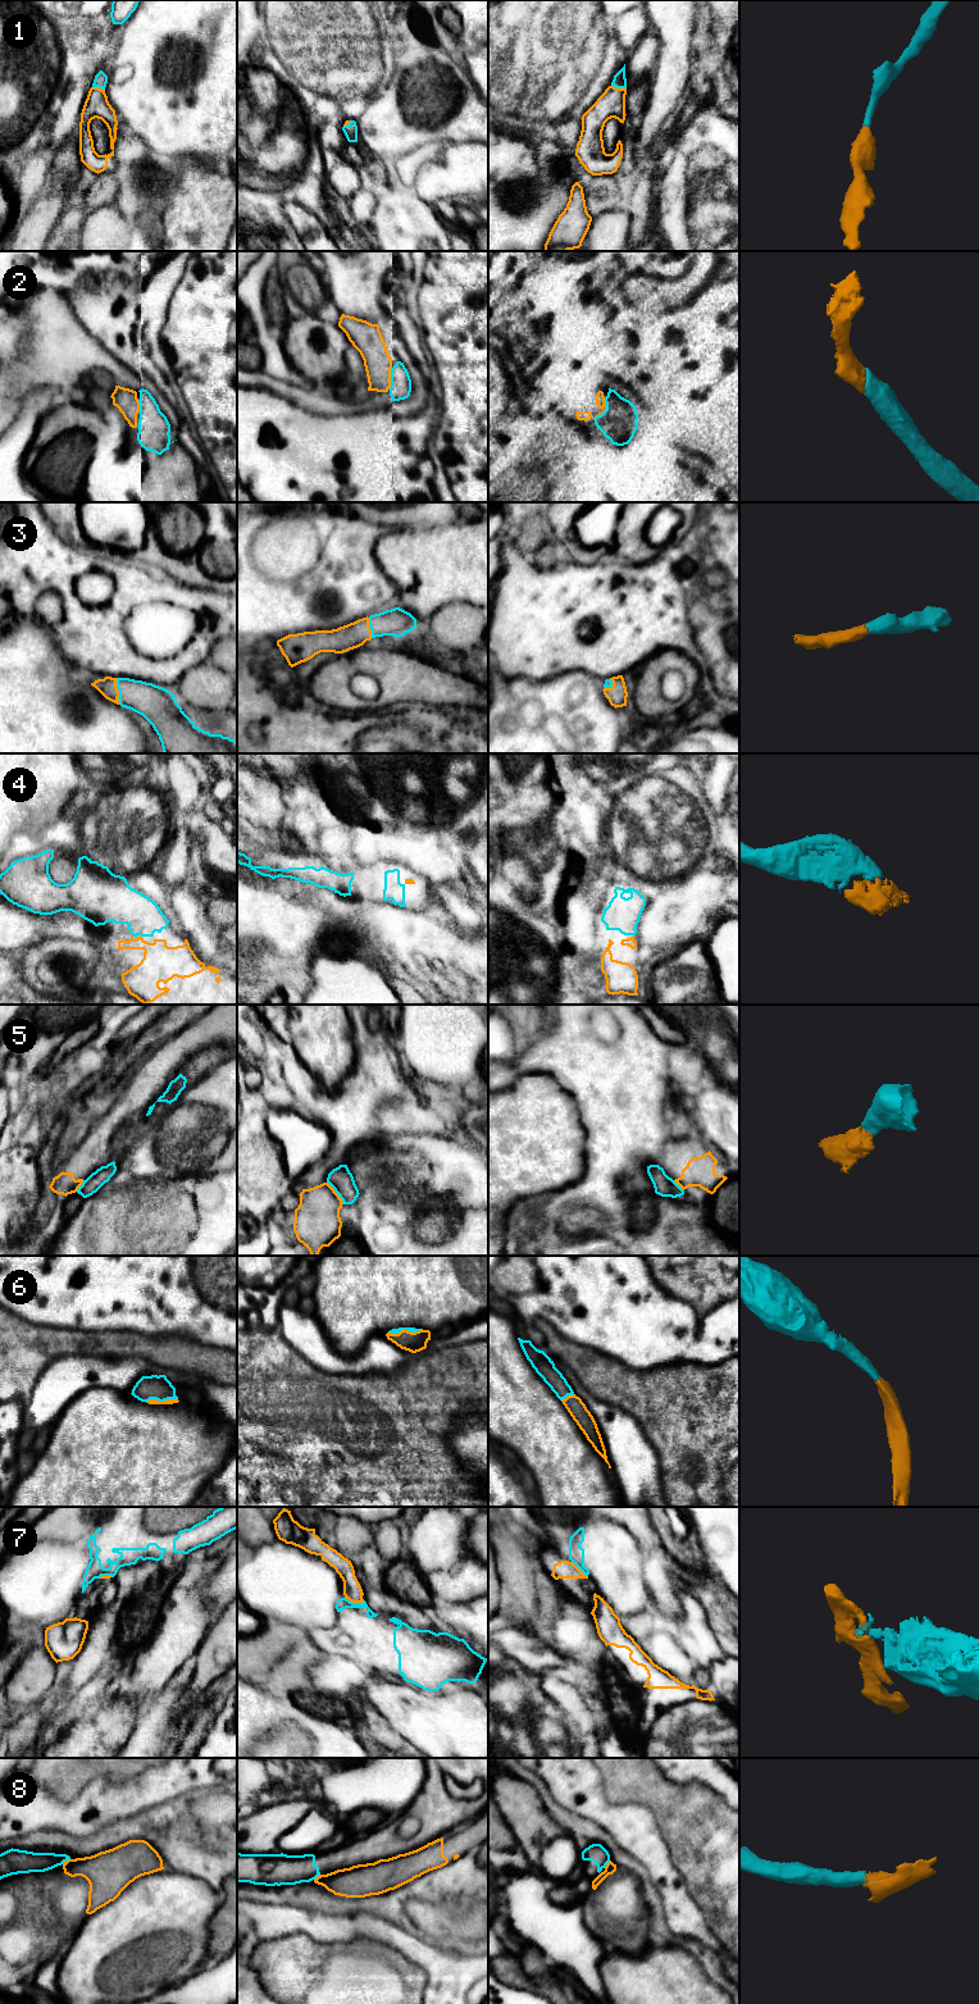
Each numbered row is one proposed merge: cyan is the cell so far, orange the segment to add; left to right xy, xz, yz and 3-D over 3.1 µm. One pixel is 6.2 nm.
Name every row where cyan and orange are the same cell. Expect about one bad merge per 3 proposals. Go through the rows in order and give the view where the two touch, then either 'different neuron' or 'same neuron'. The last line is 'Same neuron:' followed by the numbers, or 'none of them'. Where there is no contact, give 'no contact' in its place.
1: yz | same neuron
2: yz | same neuron
3: xy | same neuron
4: no contact | same neuron
5: xz | different neuron
6: xz | same neuron
7: xz | different neuron
8: xy | different neuron
Same neuron: 1, 2, 3, 4, 6

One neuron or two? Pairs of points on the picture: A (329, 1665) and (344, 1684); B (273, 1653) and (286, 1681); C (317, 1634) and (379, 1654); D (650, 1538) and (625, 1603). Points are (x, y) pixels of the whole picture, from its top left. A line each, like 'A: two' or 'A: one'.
A: one
B: one
C: one
D: two

